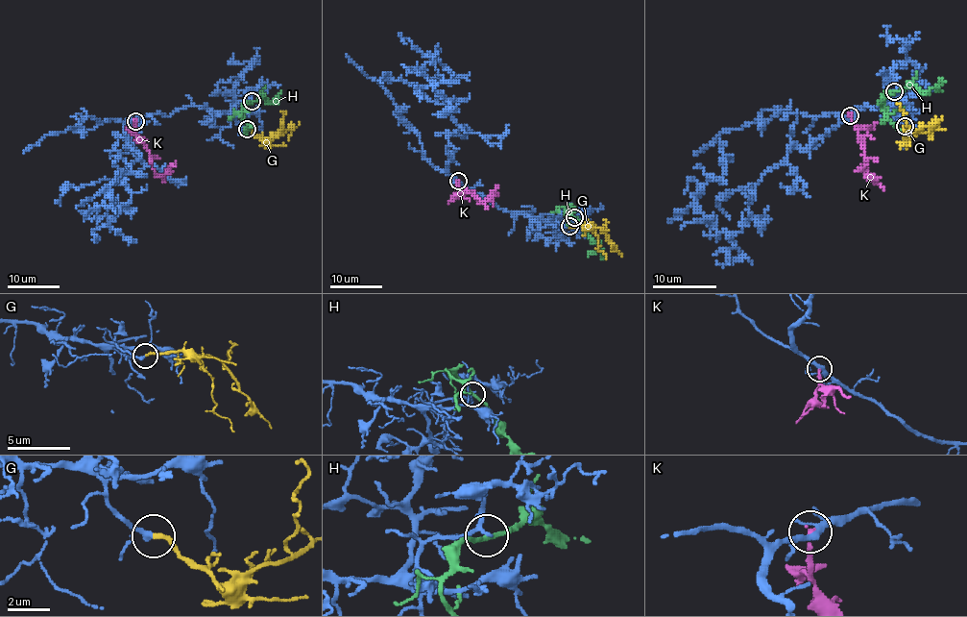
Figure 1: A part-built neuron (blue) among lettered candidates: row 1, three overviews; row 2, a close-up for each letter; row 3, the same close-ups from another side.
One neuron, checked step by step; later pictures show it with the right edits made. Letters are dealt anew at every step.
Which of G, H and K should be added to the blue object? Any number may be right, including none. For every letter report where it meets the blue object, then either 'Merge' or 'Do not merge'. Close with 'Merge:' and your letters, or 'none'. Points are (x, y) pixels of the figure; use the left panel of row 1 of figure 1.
G: Touches blue at (247, 129). Merge
H: Touches blue at (252, 101). Do not merge
K: Touches blue at (135, 121). Do not merge
Merge: G

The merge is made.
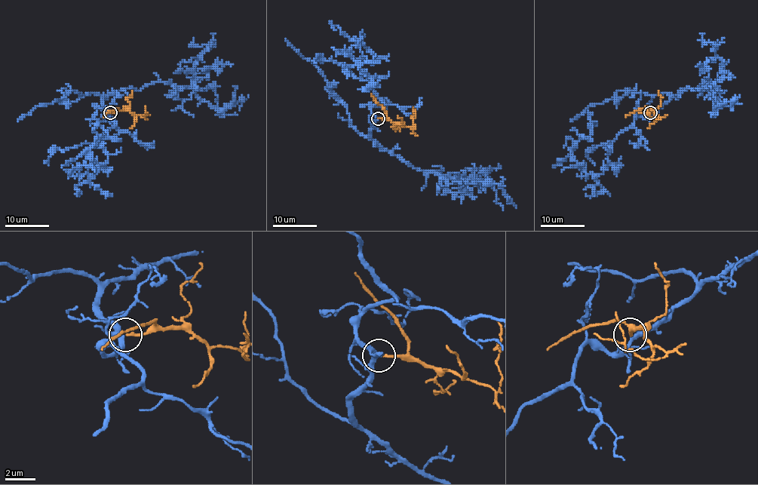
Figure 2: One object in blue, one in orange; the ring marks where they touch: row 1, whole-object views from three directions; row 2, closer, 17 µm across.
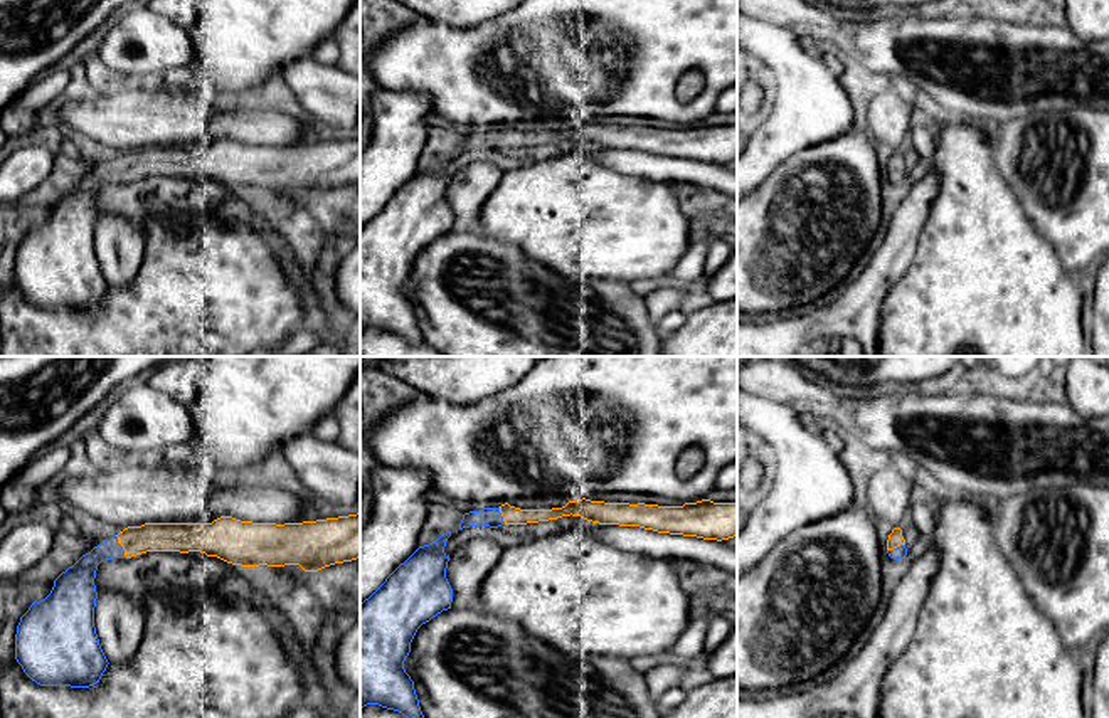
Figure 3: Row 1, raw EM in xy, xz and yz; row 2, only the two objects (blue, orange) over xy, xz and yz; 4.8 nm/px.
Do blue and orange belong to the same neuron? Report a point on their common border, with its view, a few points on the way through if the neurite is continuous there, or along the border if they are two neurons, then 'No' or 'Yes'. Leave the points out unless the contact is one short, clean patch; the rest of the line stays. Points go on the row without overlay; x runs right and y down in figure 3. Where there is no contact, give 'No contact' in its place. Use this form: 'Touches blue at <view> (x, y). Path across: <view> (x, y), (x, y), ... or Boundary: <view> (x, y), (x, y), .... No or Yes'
Touches blue at xy (122, 170). Path across: xy (79, 200), (103, 175), (122, 170), (133, 163), (152, 160). Yes

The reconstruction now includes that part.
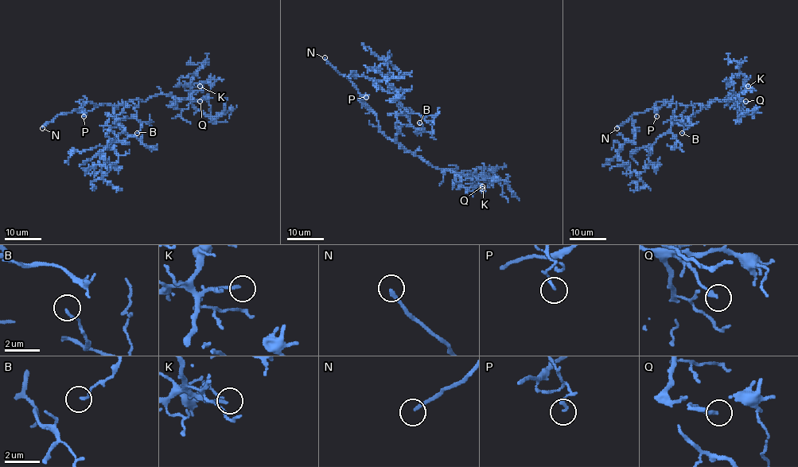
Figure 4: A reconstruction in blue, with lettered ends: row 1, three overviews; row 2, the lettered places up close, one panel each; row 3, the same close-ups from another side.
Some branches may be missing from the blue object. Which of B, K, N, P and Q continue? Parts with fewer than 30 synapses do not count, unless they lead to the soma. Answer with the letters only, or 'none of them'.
K, N

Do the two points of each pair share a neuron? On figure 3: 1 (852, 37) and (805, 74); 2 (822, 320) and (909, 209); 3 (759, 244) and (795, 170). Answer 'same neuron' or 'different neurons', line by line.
1: different neurons
2: same neuron
3: same neuron

